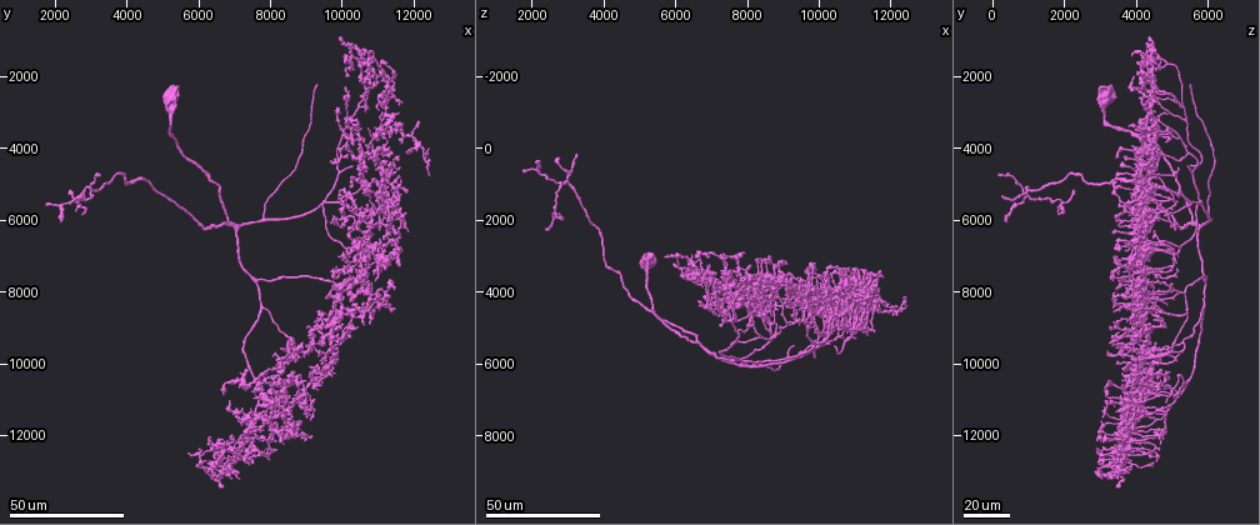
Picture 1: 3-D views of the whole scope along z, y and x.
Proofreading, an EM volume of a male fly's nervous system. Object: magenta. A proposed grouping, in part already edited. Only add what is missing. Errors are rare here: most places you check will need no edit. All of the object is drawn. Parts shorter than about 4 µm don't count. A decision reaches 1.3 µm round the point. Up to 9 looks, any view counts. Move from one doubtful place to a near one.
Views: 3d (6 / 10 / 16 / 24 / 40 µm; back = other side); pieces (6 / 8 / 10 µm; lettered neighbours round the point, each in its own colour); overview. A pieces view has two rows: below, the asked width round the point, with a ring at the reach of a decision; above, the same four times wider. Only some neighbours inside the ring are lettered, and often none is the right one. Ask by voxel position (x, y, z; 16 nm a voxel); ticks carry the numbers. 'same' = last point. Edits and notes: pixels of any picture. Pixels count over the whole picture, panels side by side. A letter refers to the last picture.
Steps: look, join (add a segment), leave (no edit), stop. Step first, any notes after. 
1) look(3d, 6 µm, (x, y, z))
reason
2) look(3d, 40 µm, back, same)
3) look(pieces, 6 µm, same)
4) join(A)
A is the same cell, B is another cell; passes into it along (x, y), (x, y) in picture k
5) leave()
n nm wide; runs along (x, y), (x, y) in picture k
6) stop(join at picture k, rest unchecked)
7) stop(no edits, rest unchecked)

look(3d, 24 µm, (3200, 4700, 100))
branch stops here

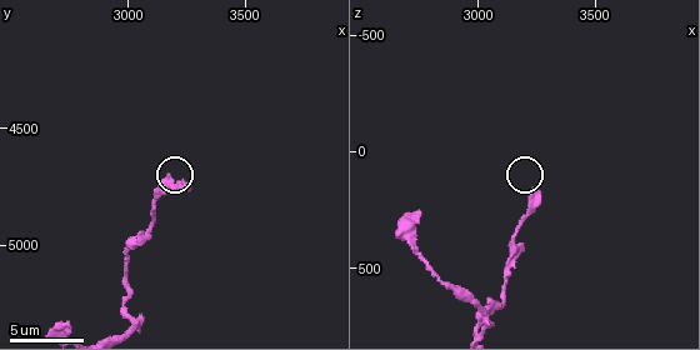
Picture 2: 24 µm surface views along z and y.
look(pieces, 8 µm, (3250, 4730, 170))

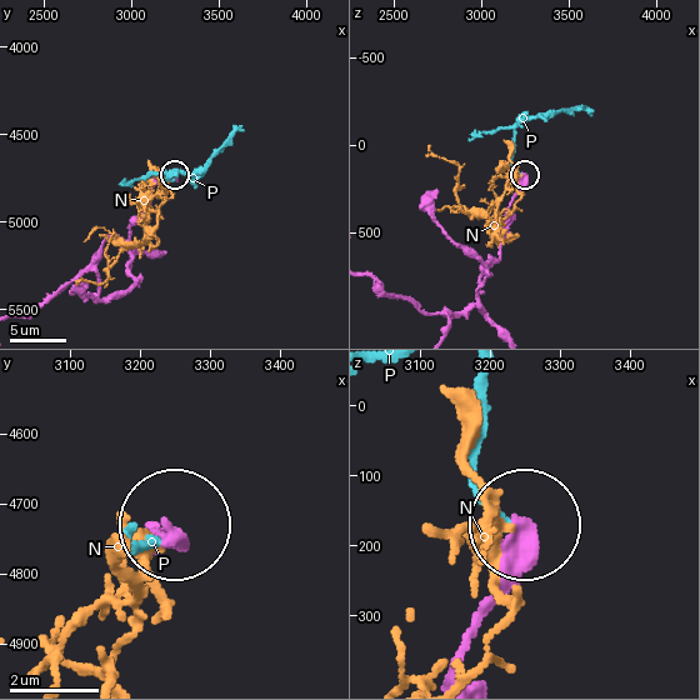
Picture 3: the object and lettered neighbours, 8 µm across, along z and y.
leave()
N and P are other cells; none of them fits

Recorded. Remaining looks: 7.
look(3d, 24 µm, (9300, 2200, 5600))
an open end

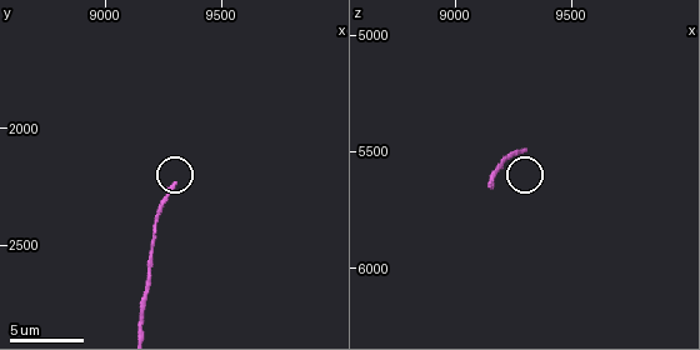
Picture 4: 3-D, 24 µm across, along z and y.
look(pieces, 8 µm, (9300, 2240, 5500))

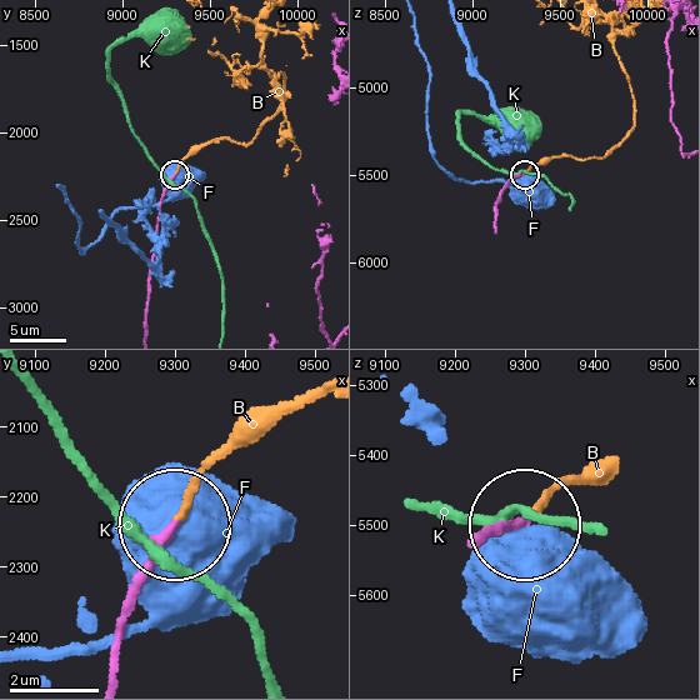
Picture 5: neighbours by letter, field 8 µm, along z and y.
join(B)
B is the same cell, F and K are other cells; passes into it along (479, 539), (610, 475) in picture 5; the neuron continues

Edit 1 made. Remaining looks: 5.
look(3d, 40 µm, (10900, 4200, 3500))
long arm stops here

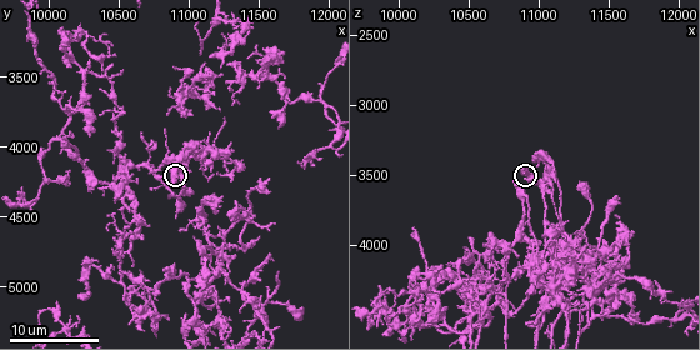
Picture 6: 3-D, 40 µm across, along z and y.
look(pieces, 10 µm, (10900, 4260, 3460))

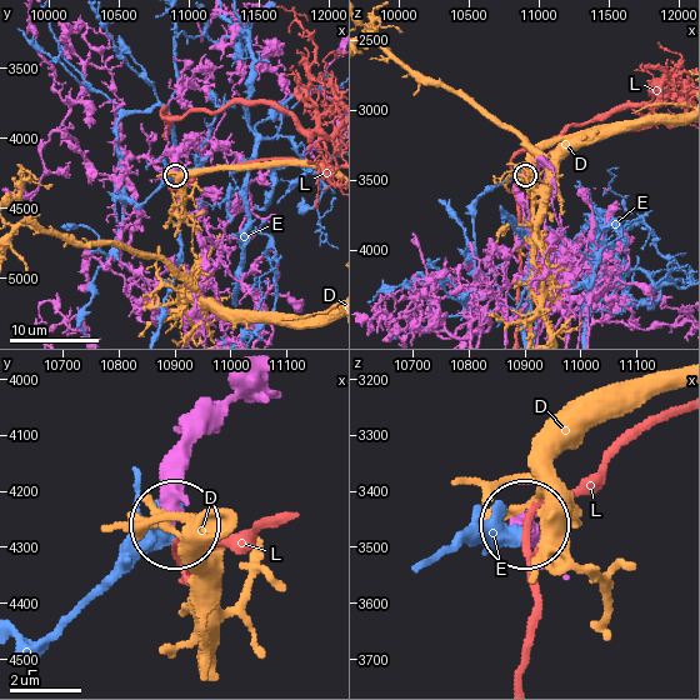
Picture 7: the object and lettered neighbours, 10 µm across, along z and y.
leave()
390 nm wide; D, E and L are other cells; runs along (251, 395), (193, 449), (174, 526) in picture 7; no lettered segment goes on from it

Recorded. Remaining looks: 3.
look(3d, 24 µm, (10200, 4600, 5400))
free end

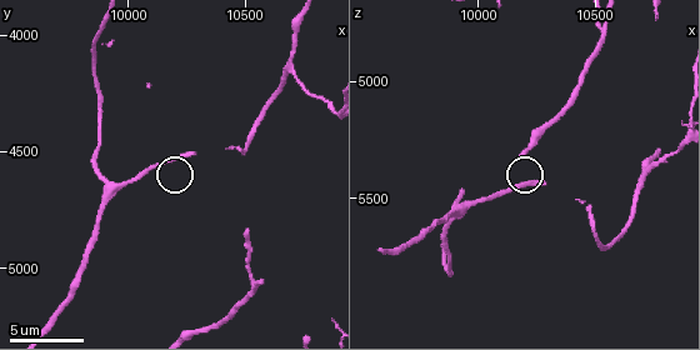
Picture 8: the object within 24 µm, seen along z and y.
look(pieces, 6 µm, (10270, 4500, 5430))
see the neighbours

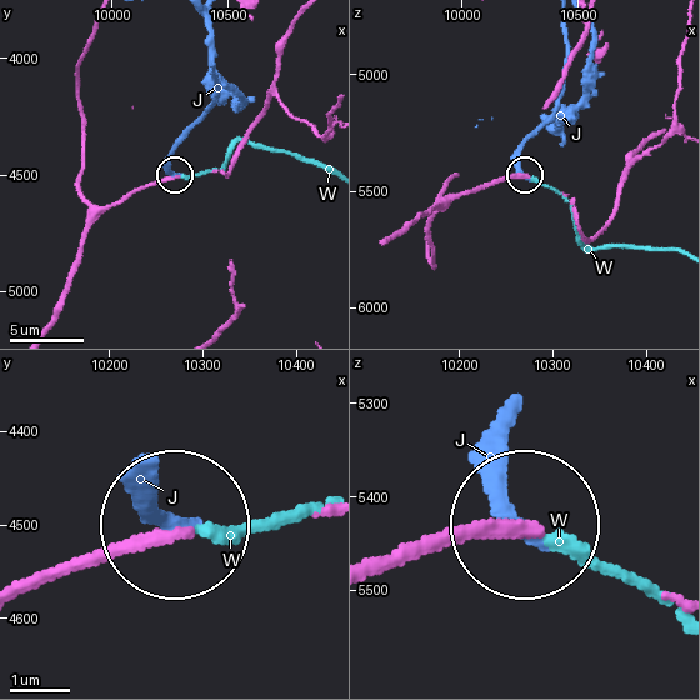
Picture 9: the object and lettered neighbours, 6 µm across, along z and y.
leave()
J and W are other cells; runs along (375, 569), (520, 529) in picture 9; none of them fits

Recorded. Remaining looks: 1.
stop(join at picture 5, rest unchecked)

